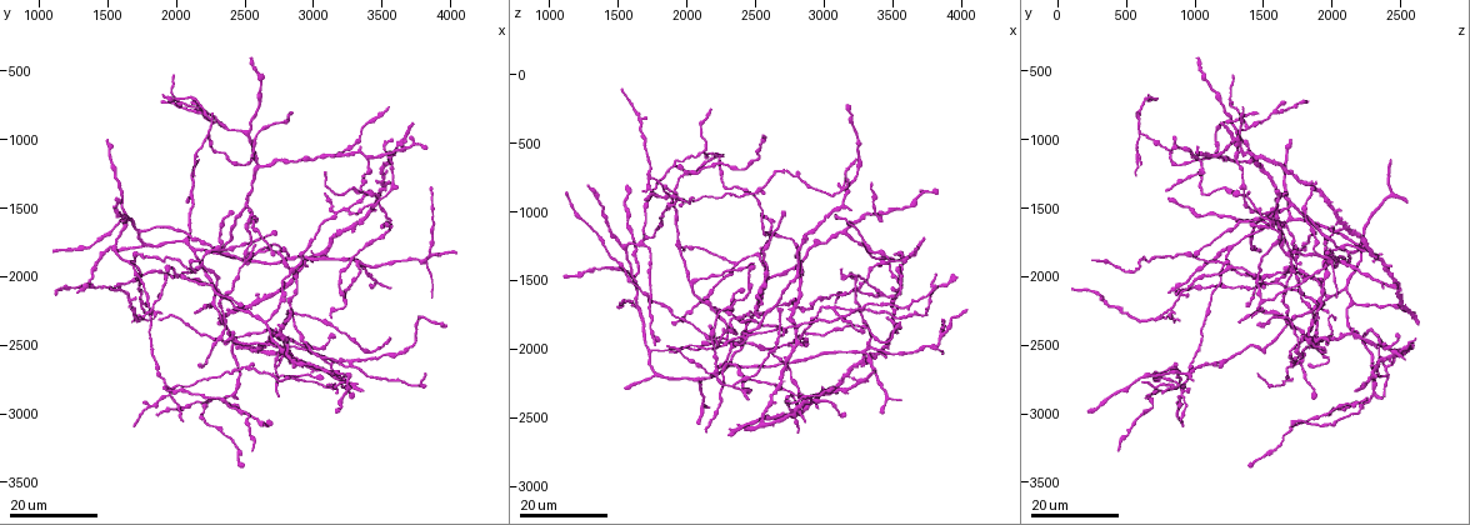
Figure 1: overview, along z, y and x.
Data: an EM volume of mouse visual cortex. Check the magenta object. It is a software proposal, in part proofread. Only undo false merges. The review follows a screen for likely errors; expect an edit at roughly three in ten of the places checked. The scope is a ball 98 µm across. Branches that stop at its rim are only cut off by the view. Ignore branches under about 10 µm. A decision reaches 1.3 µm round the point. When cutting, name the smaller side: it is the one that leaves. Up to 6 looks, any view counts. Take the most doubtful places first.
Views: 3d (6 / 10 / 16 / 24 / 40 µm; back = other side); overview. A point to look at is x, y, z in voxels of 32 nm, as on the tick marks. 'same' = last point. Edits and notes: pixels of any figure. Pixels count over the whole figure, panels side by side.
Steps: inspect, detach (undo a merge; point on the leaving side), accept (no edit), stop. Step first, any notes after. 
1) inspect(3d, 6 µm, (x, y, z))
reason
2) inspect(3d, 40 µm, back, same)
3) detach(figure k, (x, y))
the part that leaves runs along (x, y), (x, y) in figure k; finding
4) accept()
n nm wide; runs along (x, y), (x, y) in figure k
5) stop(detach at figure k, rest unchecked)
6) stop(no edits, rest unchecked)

inspect(3d, 16 µm, (1540, 1780, 1260))
branch point

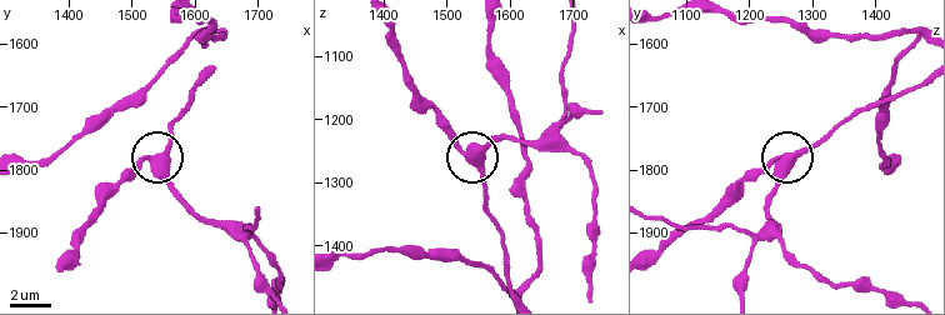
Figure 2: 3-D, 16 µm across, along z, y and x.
inspect(3d, 10 µm, (1535, 1795, 1250))

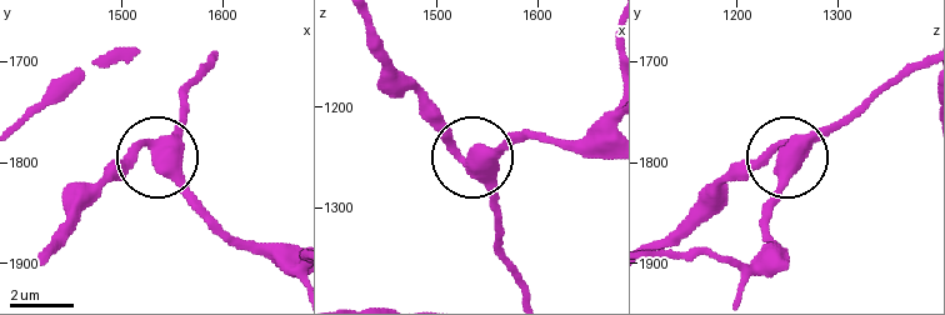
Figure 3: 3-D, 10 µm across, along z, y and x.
accept()
side arm 21 µm; runs along (523, 293), (501, 251), (490, 179), (424, 109) in figure 3; all the same neuron

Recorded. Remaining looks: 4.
inspect(3d, 16 µm, (2380, 880, 1380))
three-way junction

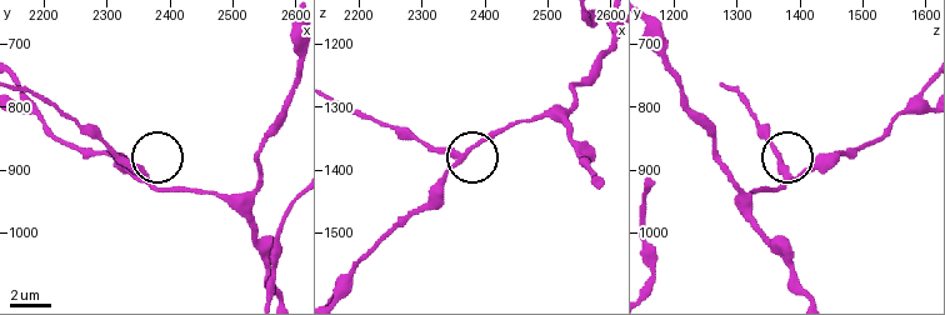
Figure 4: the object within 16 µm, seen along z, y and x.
inspect(3d, 6 µm, (2355, 905, 1380))

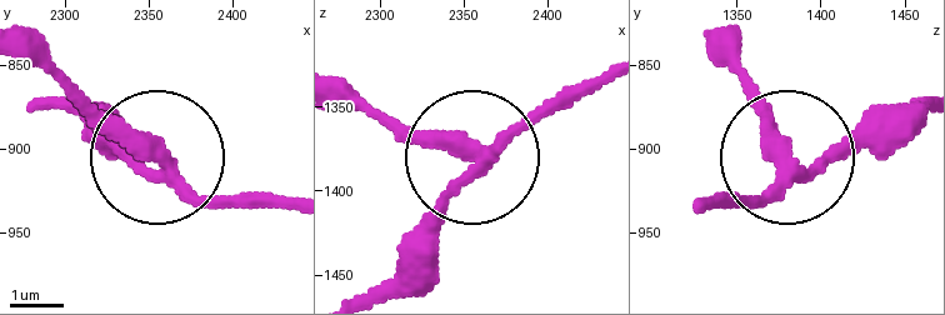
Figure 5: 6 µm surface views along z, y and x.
accept()
3 arms; runs along (608, 74), (474, 155), (344, 110) in figure 5; one neuron here

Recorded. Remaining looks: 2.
inspect(3d, 16 µm, (1640, 1580, 1700))
three-way junction

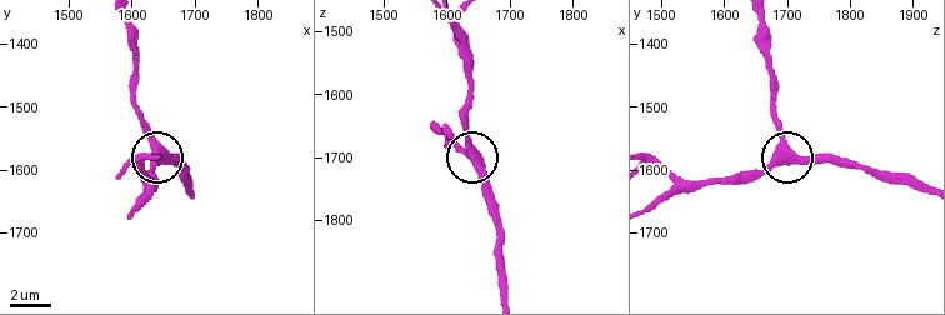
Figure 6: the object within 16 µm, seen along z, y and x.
inspect(3d, 6 µm, (1640, 1570, 1685))

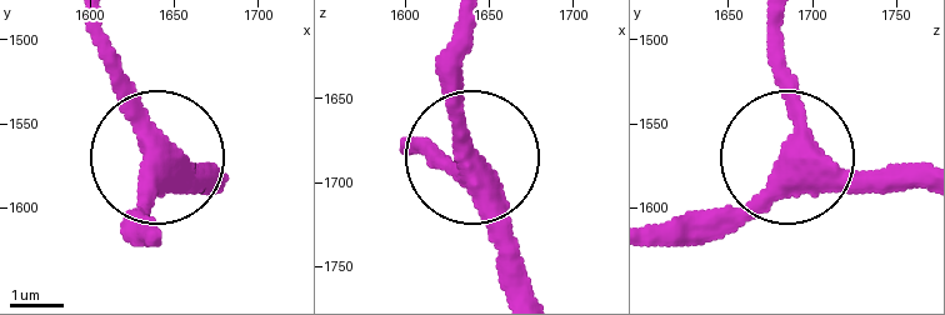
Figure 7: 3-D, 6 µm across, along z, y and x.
accept()
400 nm wide; all the same neuron

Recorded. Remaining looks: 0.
stop(no edits, rest unchecked)

